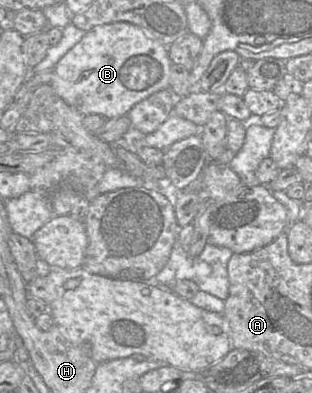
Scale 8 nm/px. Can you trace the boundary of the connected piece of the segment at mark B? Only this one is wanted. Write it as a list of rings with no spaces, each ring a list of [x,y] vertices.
[[[128,22],[99,25],[87,31],[83,38],[72,47],[53,68],[49,85],[68,105],[83,116],[98,114],[105,119],[128,115],[134,105],[170,86],[173,62],[168,46],[147,35],[140,27]]]

